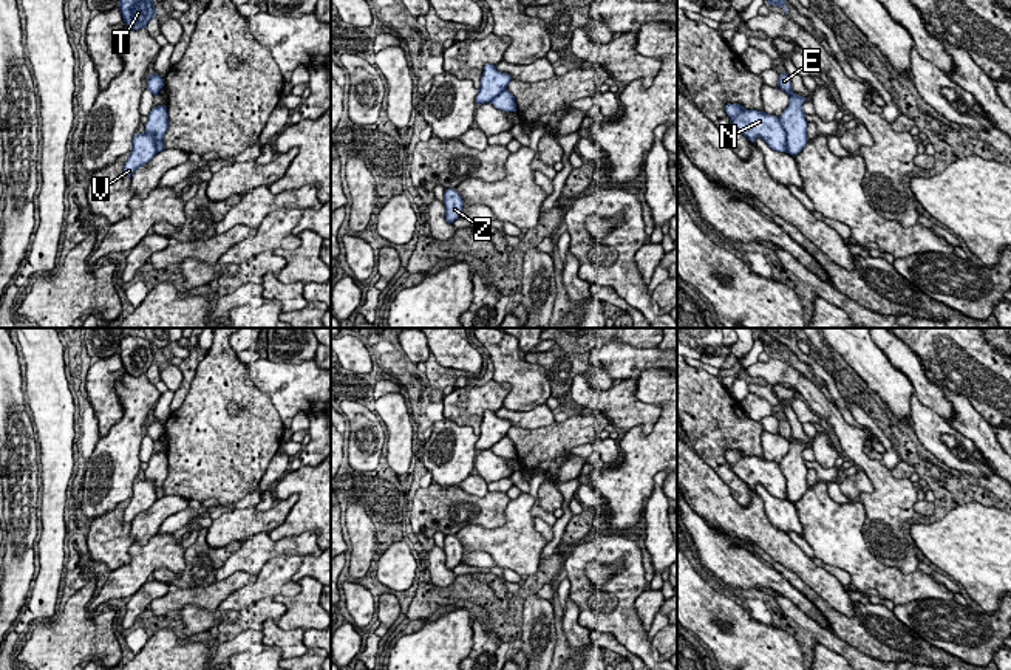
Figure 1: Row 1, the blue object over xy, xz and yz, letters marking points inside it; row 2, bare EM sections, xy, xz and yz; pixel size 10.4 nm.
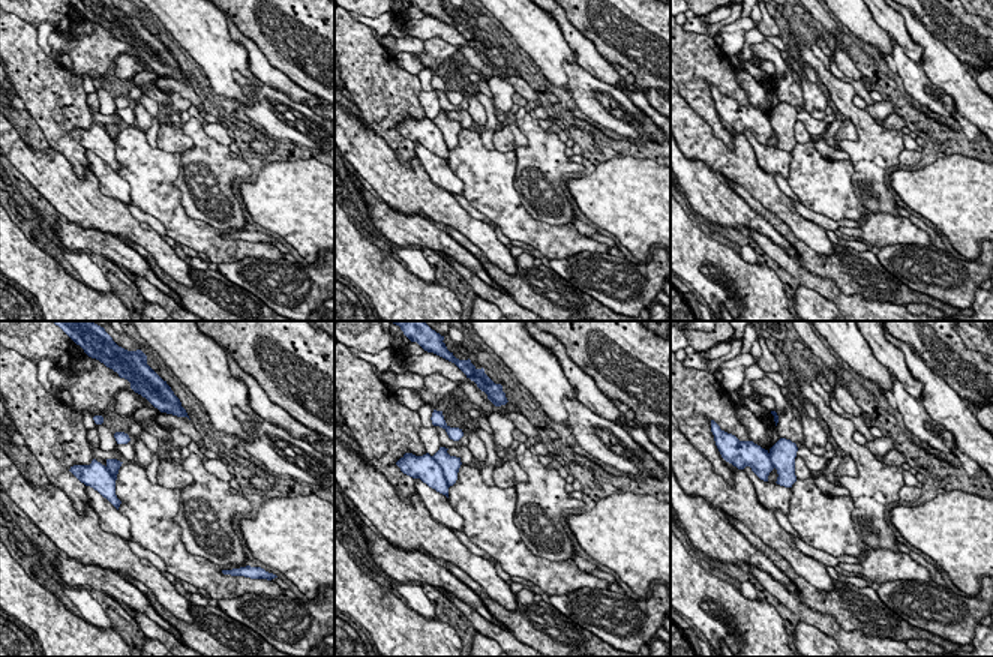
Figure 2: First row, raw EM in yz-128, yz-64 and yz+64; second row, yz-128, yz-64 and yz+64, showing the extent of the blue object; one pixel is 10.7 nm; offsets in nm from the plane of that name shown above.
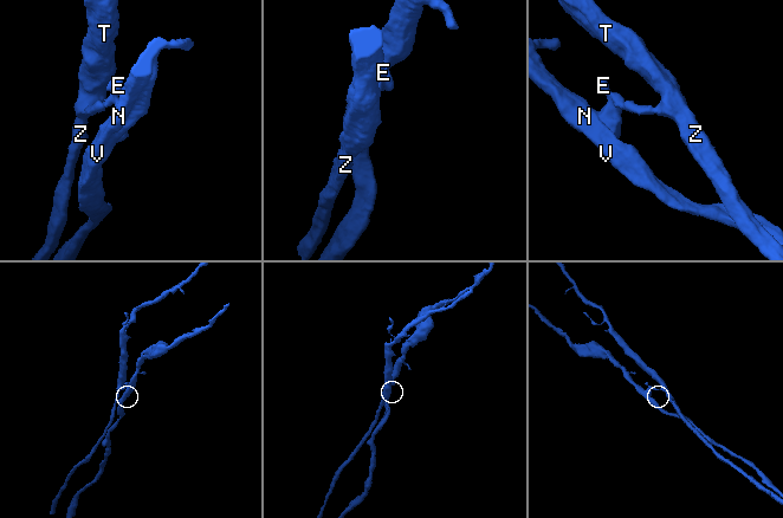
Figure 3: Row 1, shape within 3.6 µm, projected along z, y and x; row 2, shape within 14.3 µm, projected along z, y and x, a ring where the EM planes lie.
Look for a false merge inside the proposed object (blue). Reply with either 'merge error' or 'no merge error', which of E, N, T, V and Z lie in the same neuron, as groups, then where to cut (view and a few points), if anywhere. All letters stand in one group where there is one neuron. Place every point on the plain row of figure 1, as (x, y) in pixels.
merge error | E T Z / N V | yz (778, 464), (786, 480), (786, 495), (789, 499)

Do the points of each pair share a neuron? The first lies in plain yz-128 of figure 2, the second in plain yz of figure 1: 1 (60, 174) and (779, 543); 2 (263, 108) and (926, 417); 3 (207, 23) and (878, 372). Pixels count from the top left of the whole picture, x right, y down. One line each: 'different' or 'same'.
1: same
2: same
3: same

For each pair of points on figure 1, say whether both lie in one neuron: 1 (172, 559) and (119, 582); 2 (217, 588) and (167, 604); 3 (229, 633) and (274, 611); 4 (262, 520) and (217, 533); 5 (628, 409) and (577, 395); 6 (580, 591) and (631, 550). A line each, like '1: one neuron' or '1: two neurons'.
1: one neuron
2: one neuron
3: one neuron
4: one neuron
5: one neuron
6: one neuron

